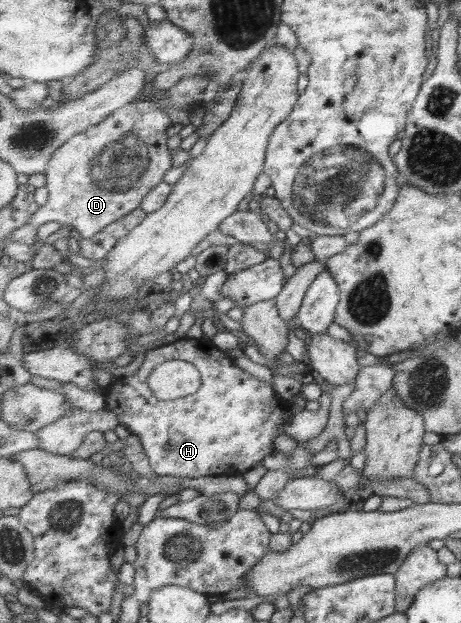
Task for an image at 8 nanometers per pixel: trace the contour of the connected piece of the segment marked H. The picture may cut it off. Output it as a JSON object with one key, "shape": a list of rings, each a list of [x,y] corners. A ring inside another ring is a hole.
{"shape":[[[186,337],[179,338],[170,344],[149,350],[147,353],[145,353],[145,356],[139,355],[139,357],[140,358],[138,362],[140,368],[134,375],[119,378],[116,380],[116,382],[103,390],[103,396],[106,399],[105,409],[115,413],[115,416],[117,416],[119,419],[119,423],[123,426],[126,426],[130,432],[135,433],[136,436],[139,437],[141,443],[143,444],[145,453],[149,456],[152,471],[155,474],[158,474],[160,477],[175,476],[197,478],[207,477],[209,475],[242,475],[246,471],[249,471],[249,469],[251,469],[254,465],[260,465],[261,461],[263,461],[267,455],[271,455],[271,453],[273,453],[273,443],[275,443],[275,437],[279,435],[279,431],[281,431],[280,434],[284,434],[283,431],[285,431],[285,425],[291,422],[293,417],[295,417],[293,407],[290,407],[288,403],[283,402],[283,400],[277,397],[277,393],[275,393],[273,390],[273,381],[267,385],[259,381],[257,377],[249,375],[247,371],[243,371],[241,367],[237,367],[235,364],[235,359],[229,358],[227,353],[217,349],[217,347],[213,346],[213,343],[210,341],[203,341],[202,339],[190,339]],[[175,358],[181,358],[184,361],[193,363],[193,365],[199,369],[199,372],[201,372],[202,376],[202,386],[200,387],[200,391],[194,395],[181,397],[181,399],[175,399],[173,401],[164,401],[155,397],[151,387],[149,386],[148,380],[157,365],[163,364]]]}

